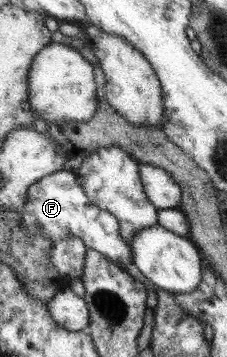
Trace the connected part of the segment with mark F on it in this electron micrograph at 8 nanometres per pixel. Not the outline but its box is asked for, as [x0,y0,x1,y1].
[19,170,134,265]

